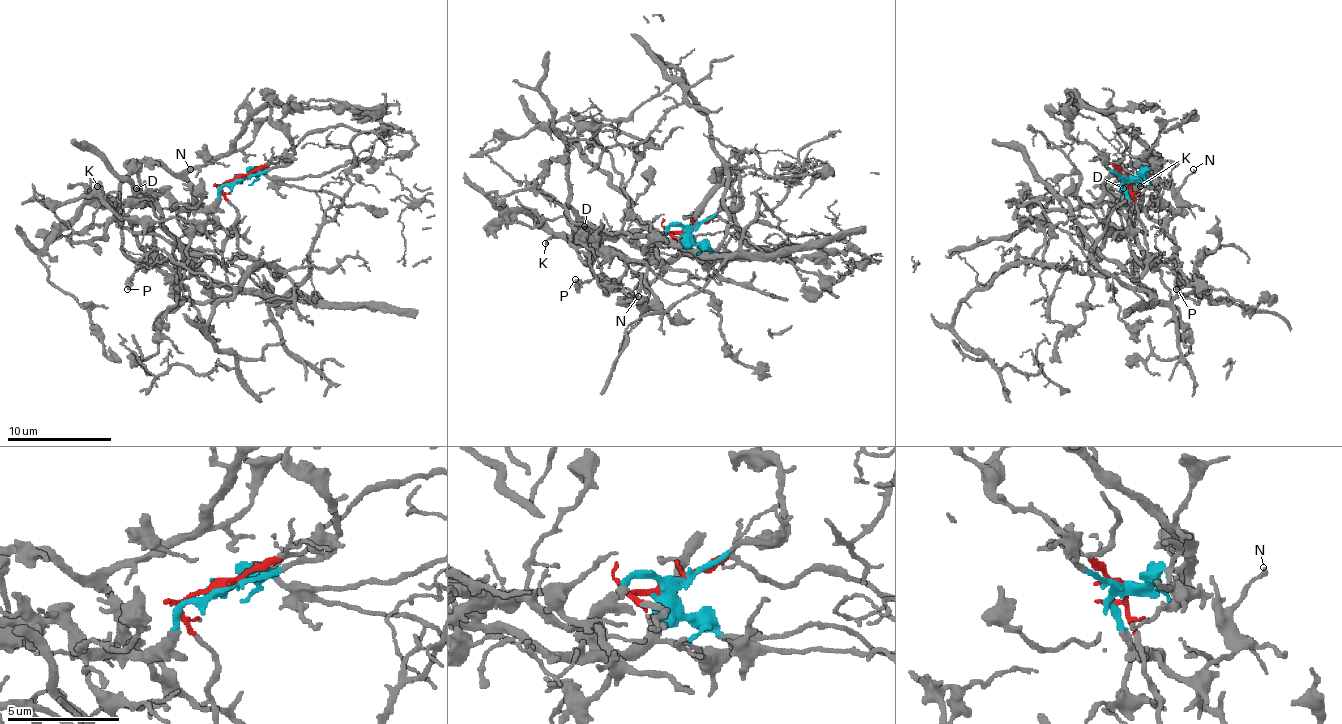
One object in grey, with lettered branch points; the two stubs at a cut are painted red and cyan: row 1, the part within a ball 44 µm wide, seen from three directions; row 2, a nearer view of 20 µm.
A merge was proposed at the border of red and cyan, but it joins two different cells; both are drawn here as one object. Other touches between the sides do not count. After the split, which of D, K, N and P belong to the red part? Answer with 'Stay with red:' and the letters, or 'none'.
Stay with red: none

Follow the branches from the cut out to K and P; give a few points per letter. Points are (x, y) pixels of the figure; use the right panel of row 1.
K: (1127, 179), (1122, 189), (1138, 207), (1146, 207), (1135, 207), (1135, 194), (1140, 197), (1135, 205), (1140, 186)
P: (1127, 179), (1122, 189), (1146, 207), (1135, 207), (1135, 194), (1135, 244), (1172, 262), (1177, 288)

